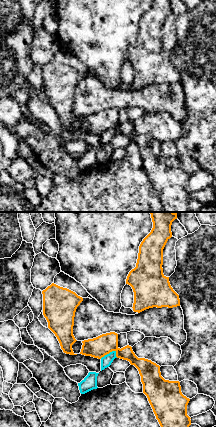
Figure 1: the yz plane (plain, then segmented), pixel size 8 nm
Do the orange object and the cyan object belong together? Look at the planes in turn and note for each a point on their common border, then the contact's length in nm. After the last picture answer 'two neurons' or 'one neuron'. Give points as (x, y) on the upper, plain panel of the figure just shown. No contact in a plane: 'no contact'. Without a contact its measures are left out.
meets orange at (108, 129); contact 150 nm long

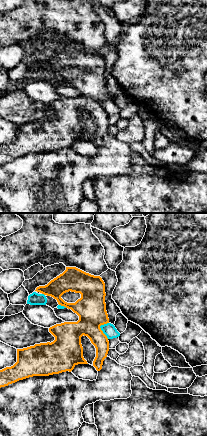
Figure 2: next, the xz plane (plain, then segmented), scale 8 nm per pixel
meets orange at (100, 105); contact 140 nm long

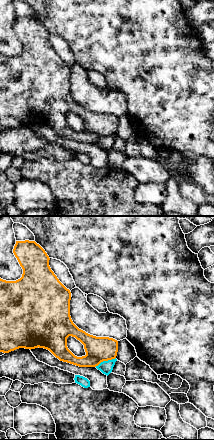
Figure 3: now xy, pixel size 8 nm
meets orange at (105, 136); contact 180 nm long

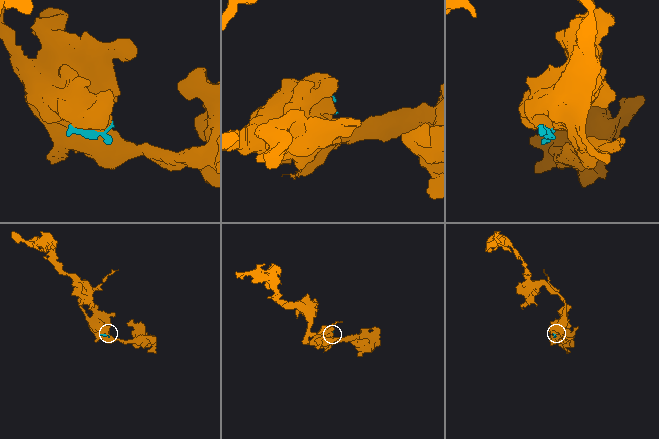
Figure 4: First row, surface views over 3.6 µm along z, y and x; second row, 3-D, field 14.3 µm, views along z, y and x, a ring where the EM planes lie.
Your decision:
two neurons

